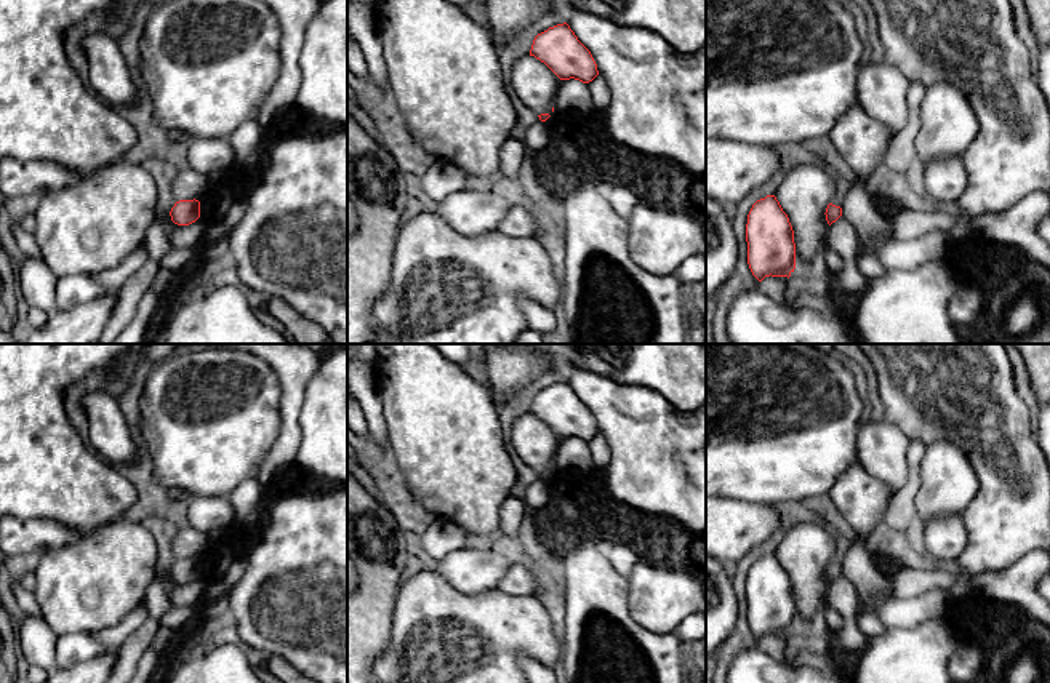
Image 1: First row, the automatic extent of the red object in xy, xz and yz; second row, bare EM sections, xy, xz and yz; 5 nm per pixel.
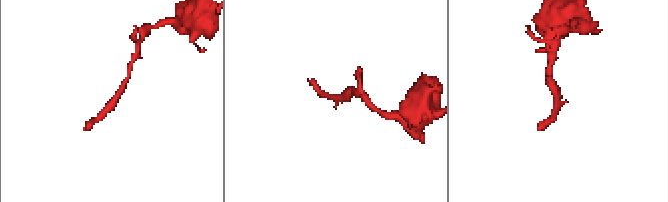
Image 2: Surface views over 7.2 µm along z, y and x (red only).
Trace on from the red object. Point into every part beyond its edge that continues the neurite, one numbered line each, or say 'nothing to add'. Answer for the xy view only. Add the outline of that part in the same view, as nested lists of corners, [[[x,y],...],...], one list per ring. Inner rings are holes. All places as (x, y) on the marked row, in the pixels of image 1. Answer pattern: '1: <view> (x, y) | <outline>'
nothing to add

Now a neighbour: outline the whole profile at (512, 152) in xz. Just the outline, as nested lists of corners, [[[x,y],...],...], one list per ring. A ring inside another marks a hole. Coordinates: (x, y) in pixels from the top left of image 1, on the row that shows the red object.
[[[509,138],[499,154],[499,179],[506,190],[517,192],[519,170],[527,147],[522,141]]]

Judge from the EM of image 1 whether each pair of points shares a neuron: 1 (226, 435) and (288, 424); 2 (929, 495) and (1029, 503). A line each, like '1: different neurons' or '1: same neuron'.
1: different neurons
2: different neurons

